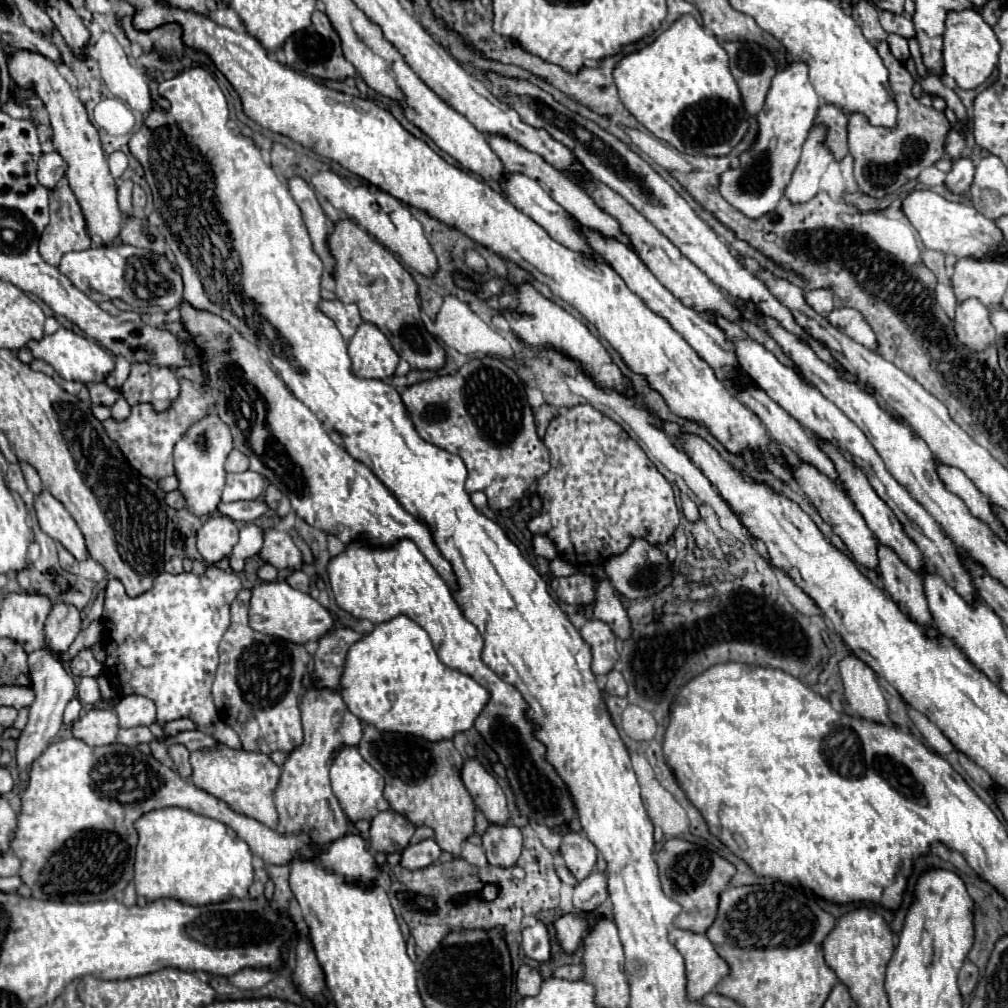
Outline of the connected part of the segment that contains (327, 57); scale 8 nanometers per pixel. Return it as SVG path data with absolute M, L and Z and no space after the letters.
M322 11L312 13L312 23L308 29L302 29L286 39L284 53L286 53L286 65L304 75L312 75L312 77L320 77L320 79L338 79L338 81L342 81L350 75L356 75L356 69L352 67L352 63L344 59L342 49L340 49L340 39L338 39L336 31L332 29L326 13L322 13Z

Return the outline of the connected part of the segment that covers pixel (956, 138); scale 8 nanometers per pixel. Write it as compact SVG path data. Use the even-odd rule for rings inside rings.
M952 129L952 131L948 133L946 153L948 153L952 159L956 159L956 157L960 157L960 155L966 153L966 141L964 141L964 137L962 137L956 129Z

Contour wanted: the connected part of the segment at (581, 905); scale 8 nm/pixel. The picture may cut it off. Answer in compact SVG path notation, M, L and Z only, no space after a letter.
M592 873L574 887L574 909L580 913L592 913L606 901L606 897L606 875Z

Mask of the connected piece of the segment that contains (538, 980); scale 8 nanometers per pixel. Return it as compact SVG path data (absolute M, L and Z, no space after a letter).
M522 965L518 969L518 975L516 975L516 987L518 987L518 993L522 997L528 997L528 995L538 995L540 993L540 985L542 985L542 975L538 969L530 967L530 965Z

